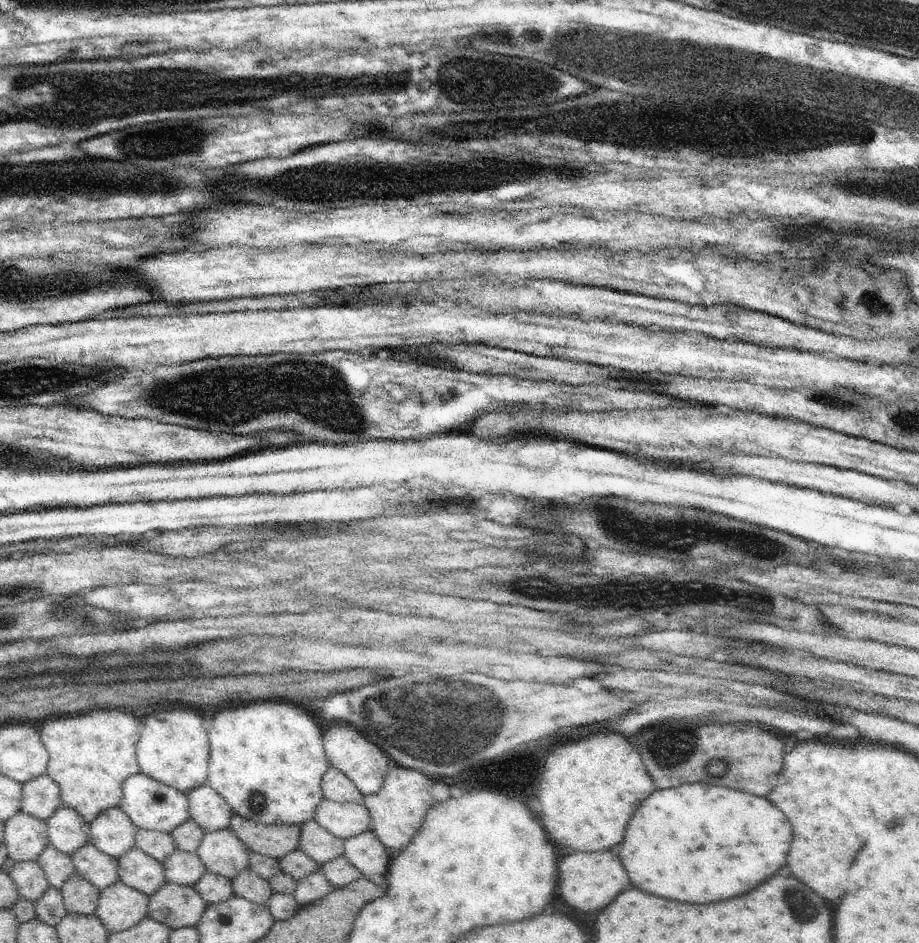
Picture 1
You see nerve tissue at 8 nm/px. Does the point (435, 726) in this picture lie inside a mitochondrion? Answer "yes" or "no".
yes

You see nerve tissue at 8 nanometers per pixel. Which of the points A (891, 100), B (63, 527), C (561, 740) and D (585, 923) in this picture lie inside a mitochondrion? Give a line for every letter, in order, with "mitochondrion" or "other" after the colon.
A: mitochondrion
B: other
C: other
D: other

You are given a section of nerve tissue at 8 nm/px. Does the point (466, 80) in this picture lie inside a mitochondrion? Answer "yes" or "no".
yes

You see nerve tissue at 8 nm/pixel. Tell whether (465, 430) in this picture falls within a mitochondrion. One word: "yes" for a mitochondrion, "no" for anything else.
no

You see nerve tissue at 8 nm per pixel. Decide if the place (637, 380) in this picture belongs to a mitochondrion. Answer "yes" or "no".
no

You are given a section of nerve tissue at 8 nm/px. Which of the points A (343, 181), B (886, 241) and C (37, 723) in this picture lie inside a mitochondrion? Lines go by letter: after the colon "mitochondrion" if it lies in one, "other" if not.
A: mitochondrion
B: other
C: other

